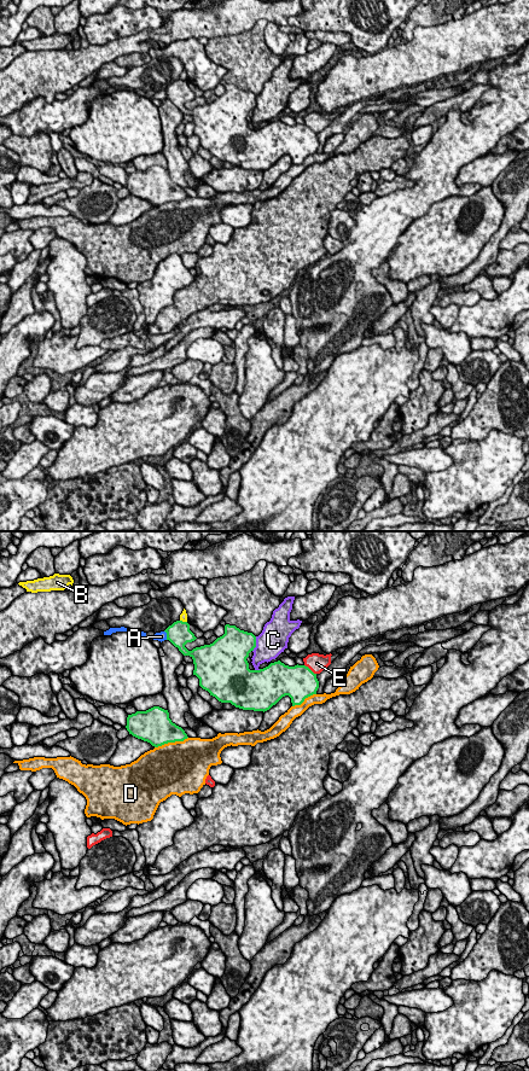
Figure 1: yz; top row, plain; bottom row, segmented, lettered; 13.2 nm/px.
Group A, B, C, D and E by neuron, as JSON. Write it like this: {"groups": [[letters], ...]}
{"groups": [["A"], ["B"], ["C"], ["D"], ["E"]]}

